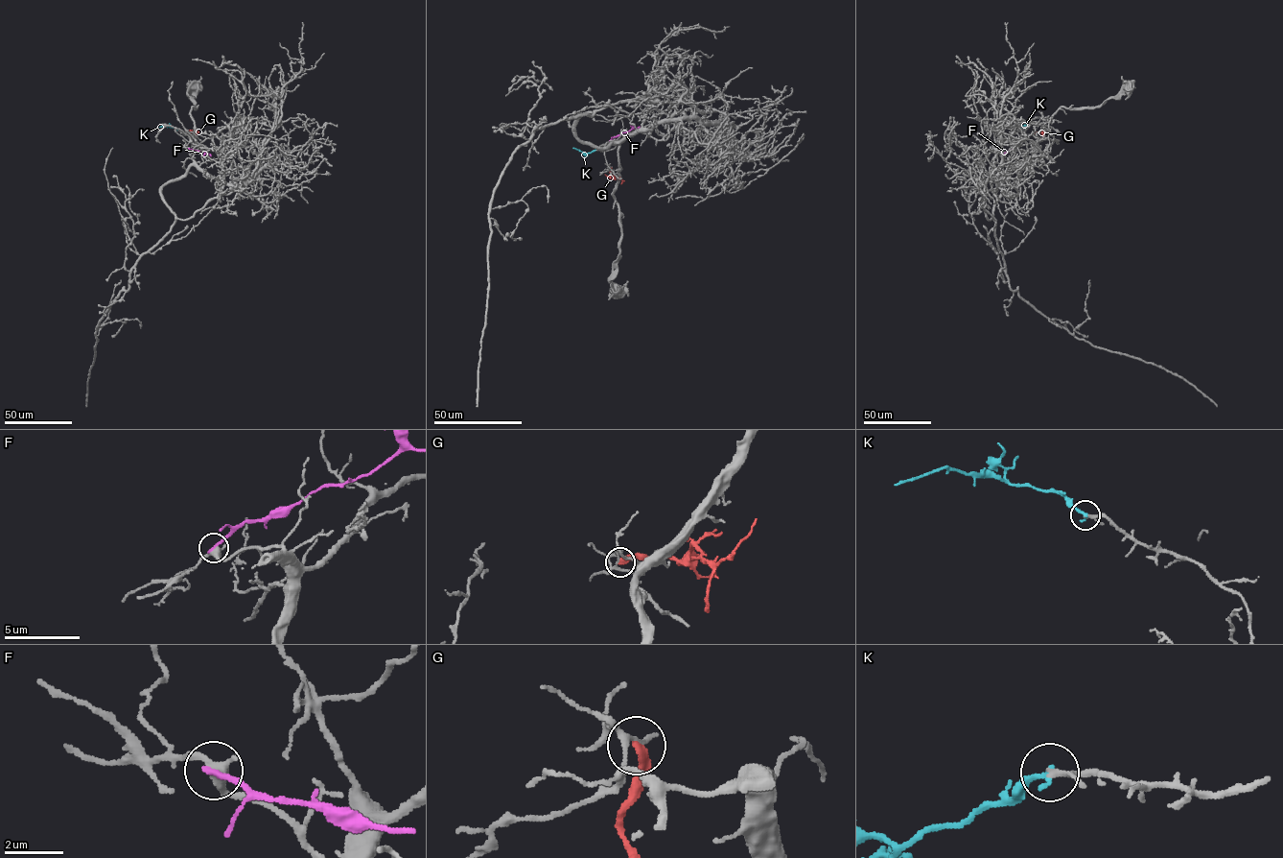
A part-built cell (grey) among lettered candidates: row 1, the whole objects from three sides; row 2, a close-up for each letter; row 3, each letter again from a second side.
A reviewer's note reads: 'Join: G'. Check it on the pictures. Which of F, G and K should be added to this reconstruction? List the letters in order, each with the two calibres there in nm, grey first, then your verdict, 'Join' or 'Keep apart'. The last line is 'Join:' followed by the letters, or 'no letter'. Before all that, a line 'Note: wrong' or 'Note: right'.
Note: wrong
F: Thickness 380 nm (grey) against 200 nm. Keep apart
G: Thickness 150 nm (grey) against 320 nm. Keep apart
K: Thickness 160 nm (grey) against 220 nm. Join
Join: K

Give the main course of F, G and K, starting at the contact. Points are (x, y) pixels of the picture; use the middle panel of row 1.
F: (610, 139), (641, 128)
G: (611, 167), (610, 173), (620, 178), (621, 183)
K: (595, 150), (587, 154), (572, 148)

